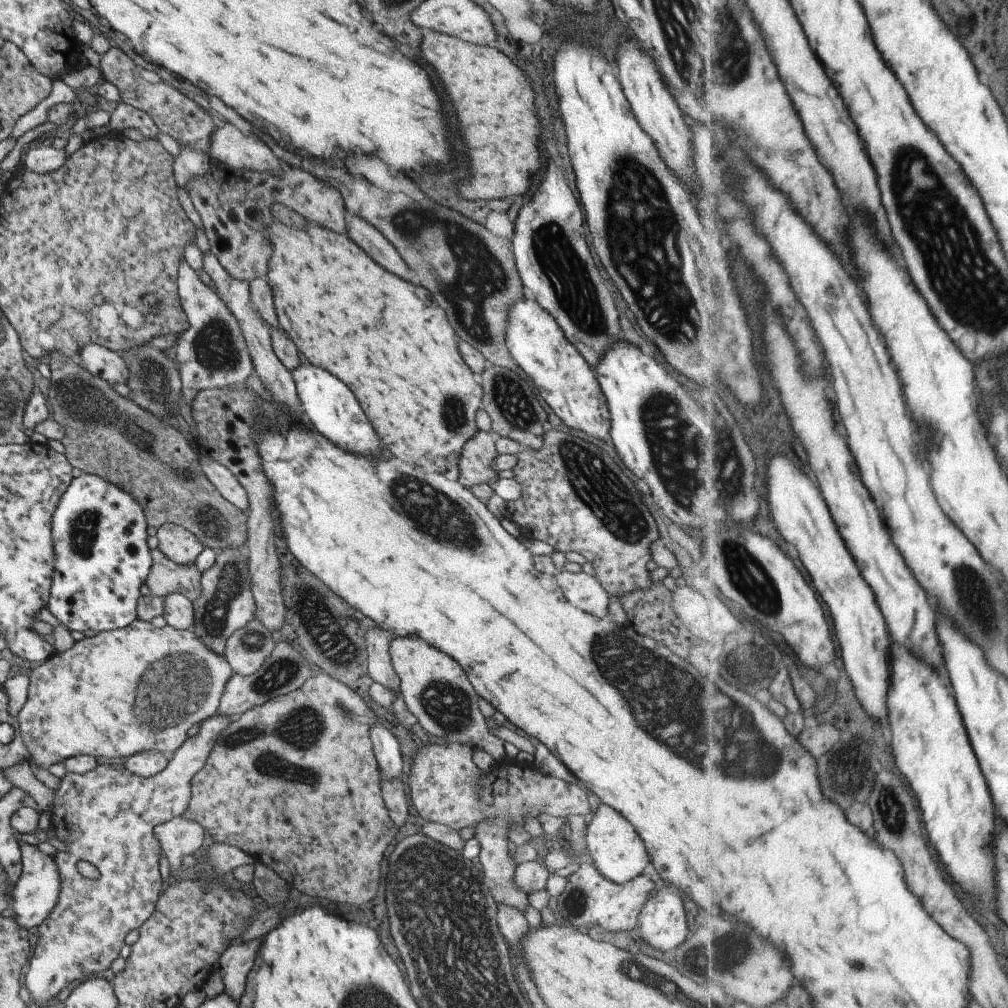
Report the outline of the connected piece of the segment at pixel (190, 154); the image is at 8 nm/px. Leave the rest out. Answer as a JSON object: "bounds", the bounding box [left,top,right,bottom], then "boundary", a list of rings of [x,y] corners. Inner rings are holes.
{"bounds":[172,145,212,189],"boundary":[[[179,145],[179,154],[172,158],[172,172],[177,185],[186,189],[192,178],[200,178],[200,176],[208,174],[212,163],[206,153],[194,150],[190,146]]]}

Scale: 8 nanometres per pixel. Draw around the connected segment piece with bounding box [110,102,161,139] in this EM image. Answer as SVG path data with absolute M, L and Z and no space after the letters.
M123 102L110 114L110 123L114 130L124 132L128 128L134 128L140 130L144 137L152 139L157 139L161 132L148 114Z

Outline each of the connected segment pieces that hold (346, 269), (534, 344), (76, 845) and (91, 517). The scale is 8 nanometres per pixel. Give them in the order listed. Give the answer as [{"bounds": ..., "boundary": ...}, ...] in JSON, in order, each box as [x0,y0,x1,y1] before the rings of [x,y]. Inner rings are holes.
[{"bounds":[262,221,483,481],"boundary":[[[274,221],[264,230],[265,236],[262,237],[265,243],[272,244],[274,248],[269,262],[267,273],[268,282],[273,291],[273,304],[279,326],[286,330],[290,340],[298,346],[298,350],[314,364],[320,368],[326,368],[330,374],[338,376],[344,384],[350,386],[350,390],[356,394],[362,410],[366,412],[374,432],[378,434],[378,440],[384,442],[384,446],[397,458],[402,458],[406,462],[414,462],[422,466],[425,470],[436,472],[449,477],[450,480],[459,481],[460,458],[464,444],[478,432],[476,426],[476,413],[481,409],[483,400],[483,389],[474,380],[474,374],[464,363],[459,350],[459,337],[456,335],[453,325],[450,324],[444,310],[430,296],[430,292],[422,284],[413,283],[404,278],[400,280],[398,276],[386,272],[382,266],[378,266],[364,250],[360,250],[352,240],[346,235],[340,235],[332,230],[320,227],[315,224],[308,224],[306,228],[290,228],[282,222]]]},{"bounds":[504,300,610,439],"boundary":[[[514,300],[508,310],[504,342],[514,361],[532,380],[536,392],[554,414],[570,428],[598,438],[610,439],[610,412],[597,376],[580,352],[564,336],[562,328],[536,300]]]},{"bounds":[23,714,230,1004],"boundary":[[[214,714],[200,726],[196,736],[187,738],[170,756],[168,766],[162,772],[149,778],[135,776],[124,766],[108,764],[98,765],[86,774],[68,772],[63,777],[62,783],[54,792],[54,806],[49,811],[55,836],[67,846],[66,851],[58,851],[53,856],[60,876],[60,894],[52,913],[38,926],[40,938],[23,981],[35,1004],[48,1002],[72,980],[84,981],[88,974],[100,974],[110,969],[125,945],[127,934],[134,929],[139,930],[149,920],[164,891],[159,865],[162,848],[158,838],[154,836],[154,828],[180,817],[188,810],[194,774],[206,765],[214,742],[230,724],[230,718],[226,718],[224,714]],[[80,860],[94,864],[100,872],[100,878],[87,880],[81,876],[77,870]]]},{"bounds":[46,473,152,633],"boundary":[[[82,473],[79,478],[74,478],[69,488],[64,492],[62,499],[58,502],[54,514],[52,514],[52,524],[50,524],[50,532],[52,532],[52,540],[54,542],[54,576],[52,576],[52,584],[50,584],[50,593],[46,608],[54,615],[60,623],[62,623],[69,631],[94,630],[97,633],[103,631],[125,628],[130,622],[137,619],[137,601],[140,598],[140,588],[146,583],[146,578],[150,574],[150,566],[152,566],[152,556],[150,556],[150,548],[148,548],[148,525],[145,520],[142,507],[130,492],[126,494],[122,489],[106,480],[102,480],[96,473]]]}]

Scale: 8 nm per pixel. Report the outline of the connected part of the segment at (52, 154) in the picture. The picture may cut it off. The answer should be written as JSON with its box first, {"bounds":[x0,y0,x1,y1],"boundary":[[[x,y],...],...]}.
{"bounds":[22,146,68,175],"boundary":[[[52,146],[27,148],[22,159],[22,167],[38,175],[49,174],[61,168],[68,160],[65,150]]]}

